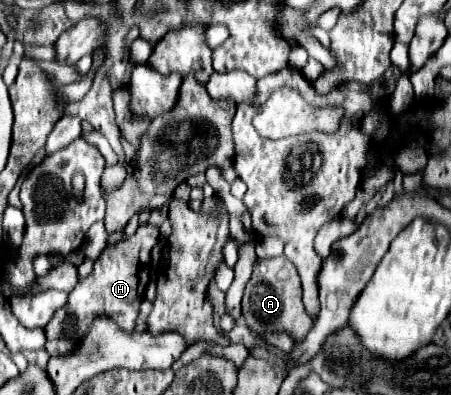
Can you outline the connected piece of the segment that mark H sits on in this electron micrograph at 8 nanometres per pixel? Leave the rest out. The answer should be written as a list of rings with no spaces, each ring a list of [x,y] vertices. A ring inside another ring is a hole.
[[[150,223],[140,225],[138,231],[128,241],[124,241],[122,245],[116,245],[116,247],[106,247],[100,253],[100,257],[94,263],[94,271],[76,283],[76,287],[68,295],[66,305],[62,309],[58,309],[56,315],[52,317],[52,321],[46,325],[46,351],[48,351],[48,355],[72,353],[76,349],[80,337],[68,339],[68,337],[62,337],[62,333],[58,334],[58,331],[60,329],[80,329],[80,335],[82,335],[84,331],[90,329],[90,325],[96,317],[110,317],[126,333],[134,331],[138,307],[140,307],[140,301],[144,297],[146,283],[150,279],[150,275],[148,275],[150,249],[156,245],[158,235],[160,235],[158,227],[154,227]]]

